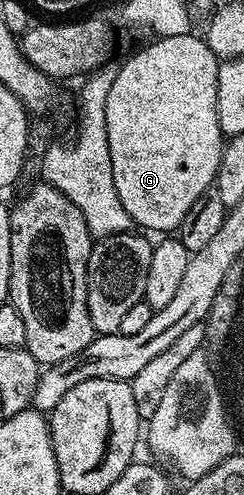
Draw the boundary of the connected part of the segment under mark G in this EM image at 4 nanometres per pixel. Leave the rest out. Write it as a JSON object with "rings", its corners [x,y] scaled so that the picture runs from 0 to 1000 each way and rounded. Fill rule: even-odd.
{"rings":[[[795,65],[738,73],[689,73],[684,77],[635,75],[615,83],[631,85],[607,87],[586,101],[557,103],[516,127],[496,127],[484,133],[475,162],[459,162],[459,178],[443,184],[443,202],[434,204],[443,307],[459,315],[459,364],[475,364],[475,388],[492,396],[492,412],[508,412],[537,451],[553,459],[586,457],[586,461],[566,459],[586,467],[680,465],[664,469],[713,469],[754,444],[754,436],[770,436],[770,420],[787,420],[787,412],[803,412],[803,404],[820,404],[820,396],[840,384],[873,378],[877,358],[893,352],[893,333],[910,321],[918,273],[885,242],[885,170],[893,168],[902,119],[869,105],[840,75]]]}

